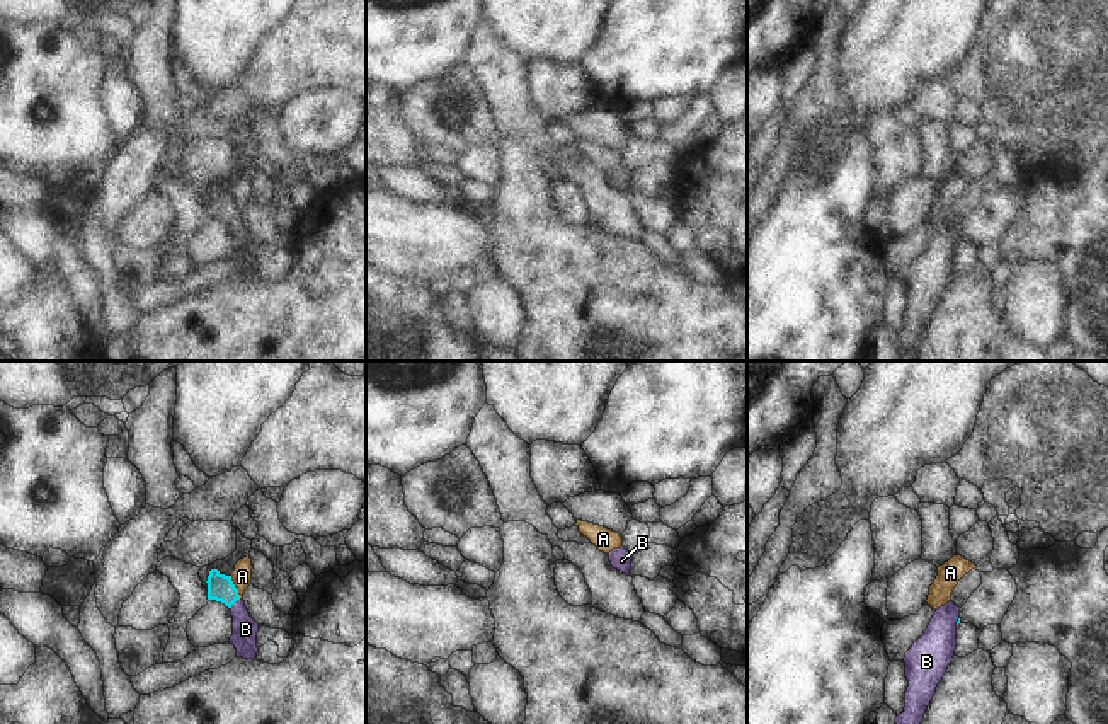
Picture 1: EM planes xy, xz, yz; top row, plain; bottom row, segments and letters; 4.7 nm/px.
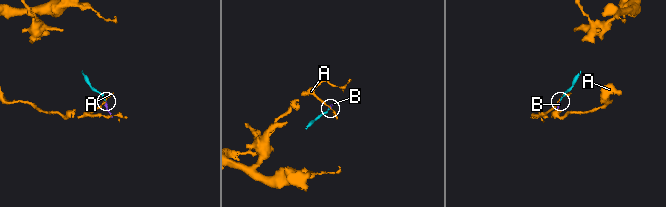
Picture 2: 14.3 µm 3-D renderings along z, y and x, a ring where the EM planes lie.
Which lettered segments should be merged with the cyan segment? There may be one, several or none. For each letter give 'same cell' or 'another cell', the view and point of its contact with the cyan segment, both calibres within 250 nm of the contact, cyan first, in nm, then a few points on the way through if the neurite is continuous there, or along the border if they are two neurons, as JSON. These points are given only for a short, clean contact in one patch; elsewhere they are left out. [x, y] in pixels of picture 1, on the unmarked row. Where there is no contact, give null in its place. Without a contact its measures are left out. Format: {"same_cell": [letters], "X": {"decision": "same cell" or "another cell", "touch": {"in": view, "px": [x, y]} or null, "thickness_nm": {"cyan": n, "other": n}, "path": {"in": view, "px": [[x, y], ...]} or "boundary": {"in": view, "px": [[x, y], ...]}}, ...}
{"same_cell": ["B"], "A": {"decision": "another cell", "touch": {"in": "xy", "px": [235, 206]}, "thickness_nm": {"cyan": 120, "other": 100}, "boundary": {"in": "xy", "px": [[230, 195], [240, 217]]}}, "B": {"decision": "same cell", "touch": {"in": "xy", "px": [234, 220]}, "thickness_nm": {"cyan": 120, "other": 120}, "path": {"in": "xy", "px": [[220, 205], [234, 220], [245, 247]]}}}

